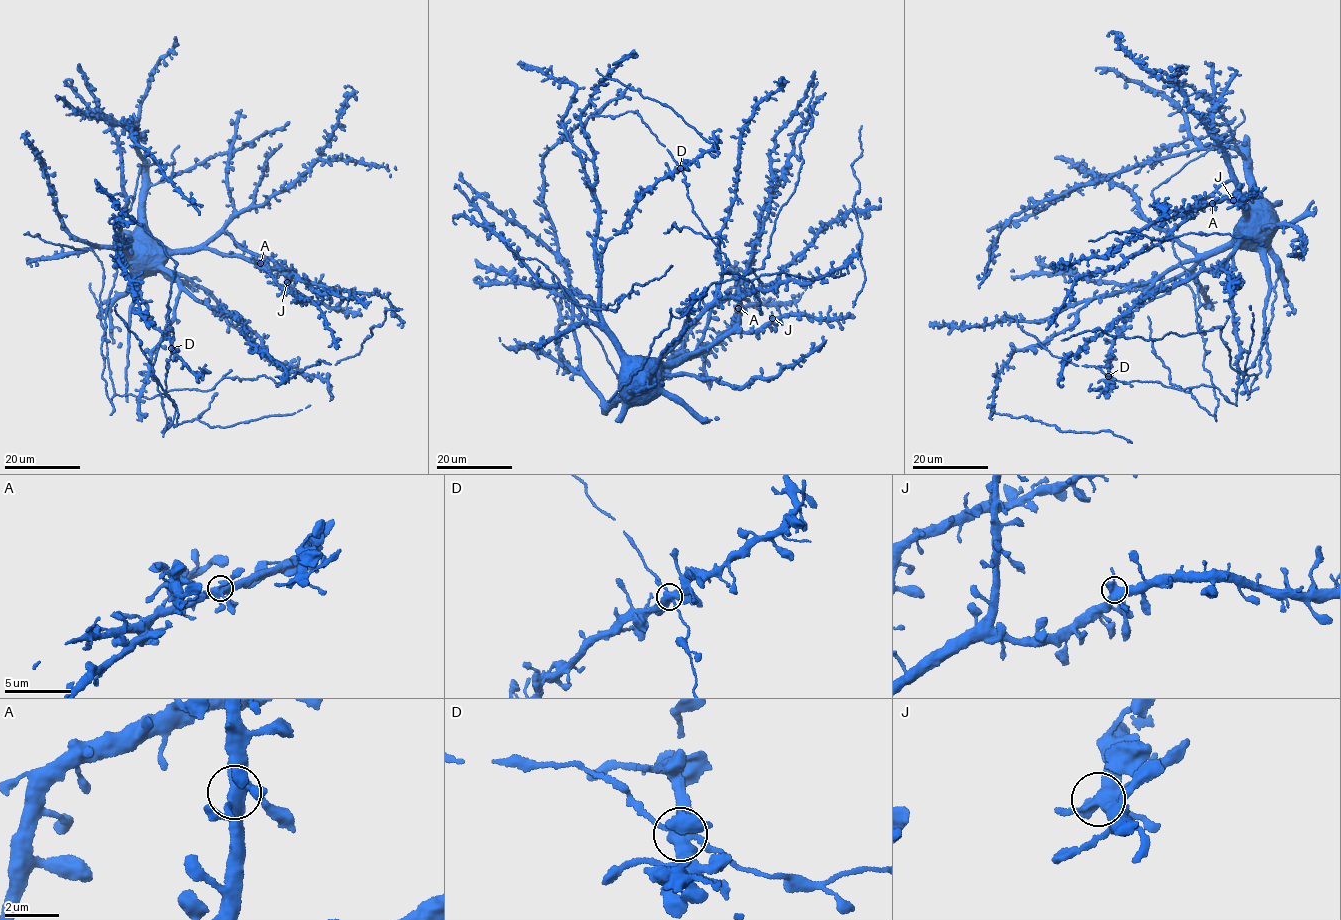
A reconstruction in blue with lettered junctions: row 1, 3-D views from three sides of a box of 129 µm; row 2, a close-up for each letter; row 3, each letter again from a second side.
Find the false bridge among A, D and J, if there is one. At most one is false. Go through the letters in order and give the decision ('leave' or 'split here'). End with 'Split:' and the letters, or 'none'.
A: leave
D: leave
J: leave
Split: none

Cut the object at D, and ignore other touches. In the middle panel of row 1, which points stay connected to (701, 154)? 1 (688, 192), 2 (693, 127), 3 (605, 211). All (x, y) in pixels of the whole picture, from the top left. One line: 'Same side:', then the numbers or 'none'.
Same side: none

